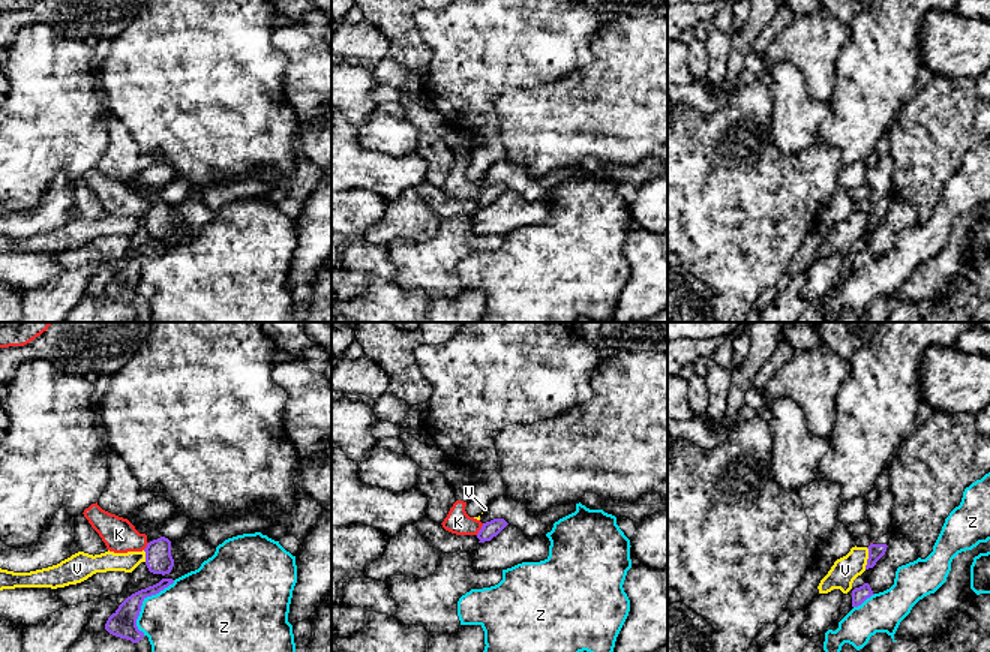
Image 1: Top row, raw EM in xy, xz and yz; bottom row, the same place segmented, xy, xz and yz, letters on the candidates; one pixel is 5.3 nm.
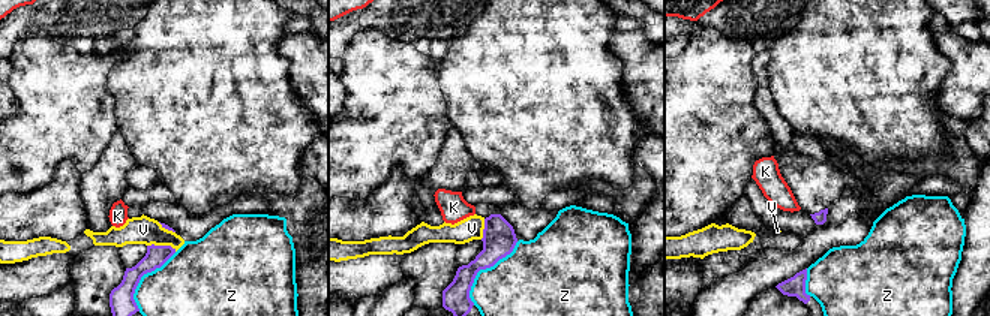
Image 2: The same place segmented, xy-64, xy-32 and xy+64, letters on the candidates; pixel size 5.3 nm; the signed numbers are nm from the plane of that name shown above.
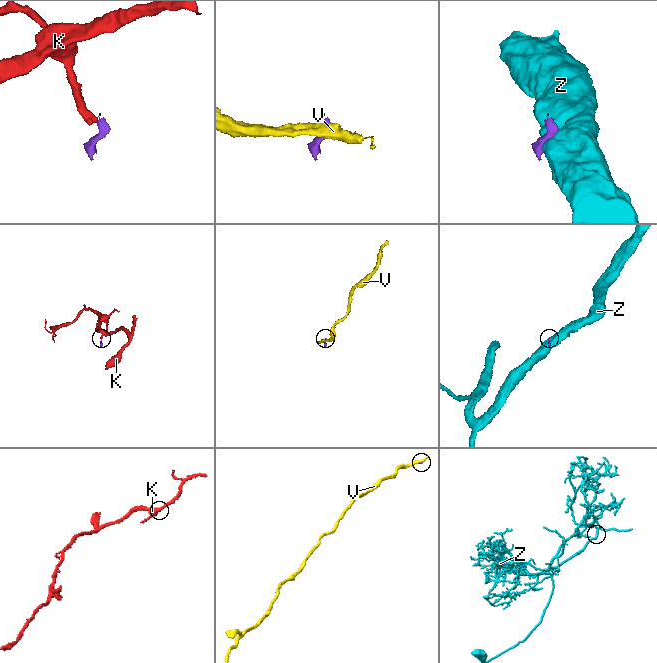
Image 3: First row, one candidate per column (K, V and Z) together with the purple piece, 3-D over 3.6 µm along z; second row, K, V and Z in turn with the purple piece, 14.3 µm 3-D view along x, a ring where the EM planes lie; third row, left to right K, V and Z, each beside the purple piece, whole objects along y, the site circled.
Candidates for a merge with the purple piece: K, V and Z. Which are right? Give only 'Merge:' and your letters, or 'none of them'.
Merge: none of them

